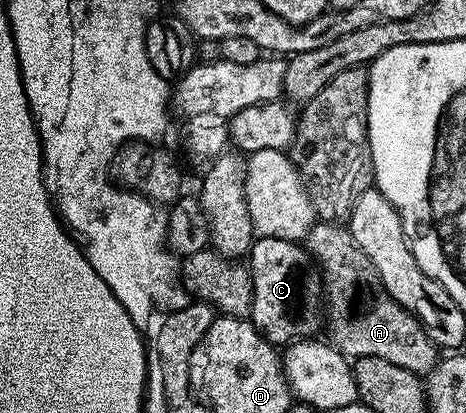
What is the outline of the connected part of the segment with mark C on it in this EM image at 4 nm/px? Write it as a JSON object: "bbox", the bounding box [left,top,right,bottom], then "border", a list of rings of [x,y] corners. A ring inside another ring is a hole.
{"bbox":[248,237,324,344],"border":[[[255,237],[250,246],[248,265],[252,276],[252,308],[249,321],[254,323],[258,333],[271,344],[289,344],[304,338],[313,338],[318,330],[318,301],[324,298],[324,283],[318,263],[306,252],[305,245],[280,240],[279,238]]]}

